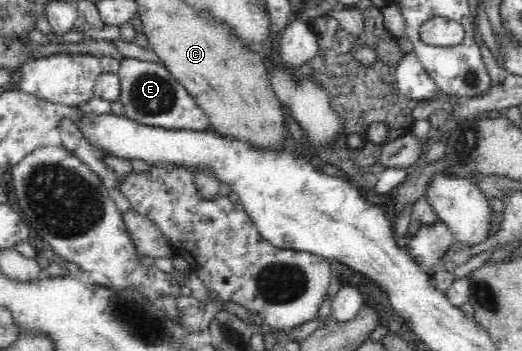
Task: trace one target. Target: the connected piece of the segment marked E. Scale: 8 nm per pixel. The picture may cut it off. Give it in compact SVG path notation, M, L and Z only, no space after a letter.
M126 58L121 62L117 75L119 76L119 80L121 80L121 95L119 100L124 106L127 118L145 126L160 127L167 131L203 131L207 127L207 124L209 124L207 116L199 109L194 99L176 83L166 68L159 68L157 63Z

